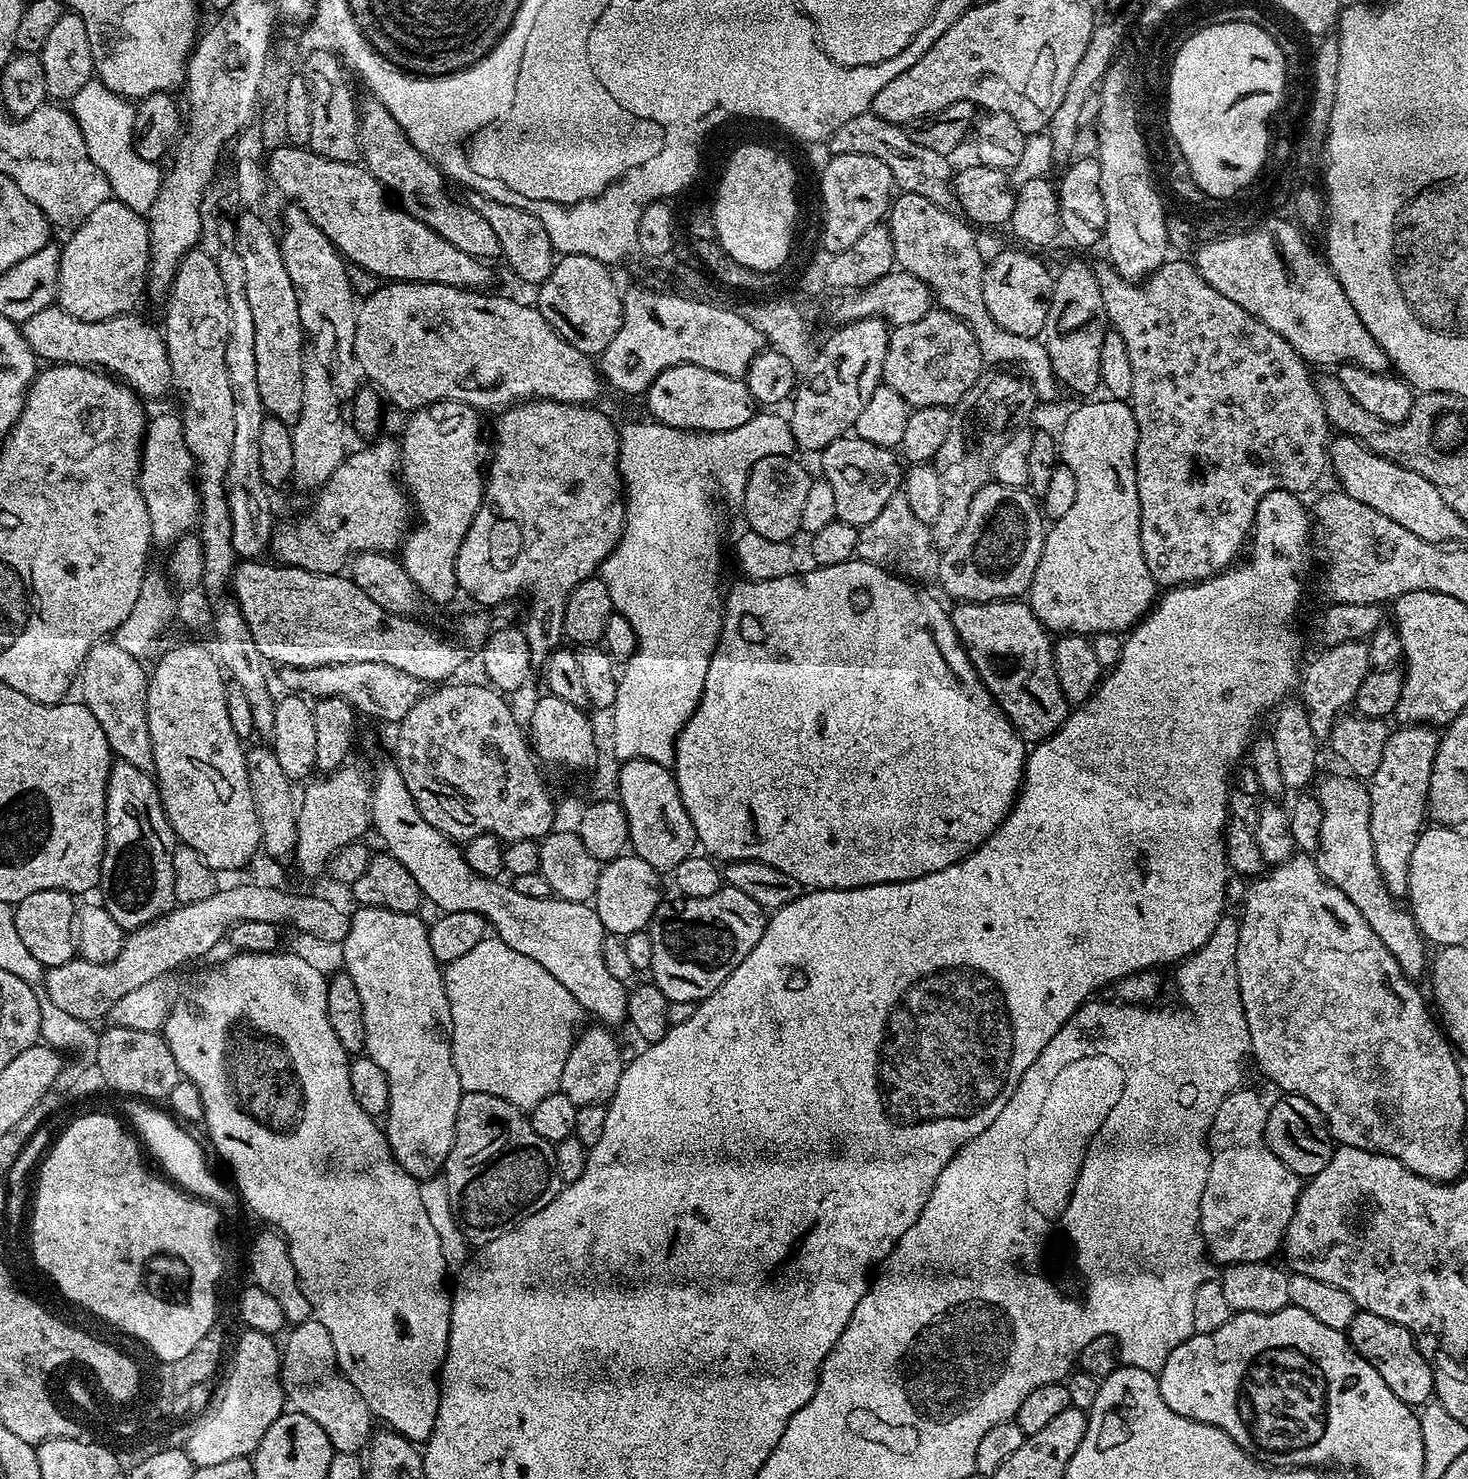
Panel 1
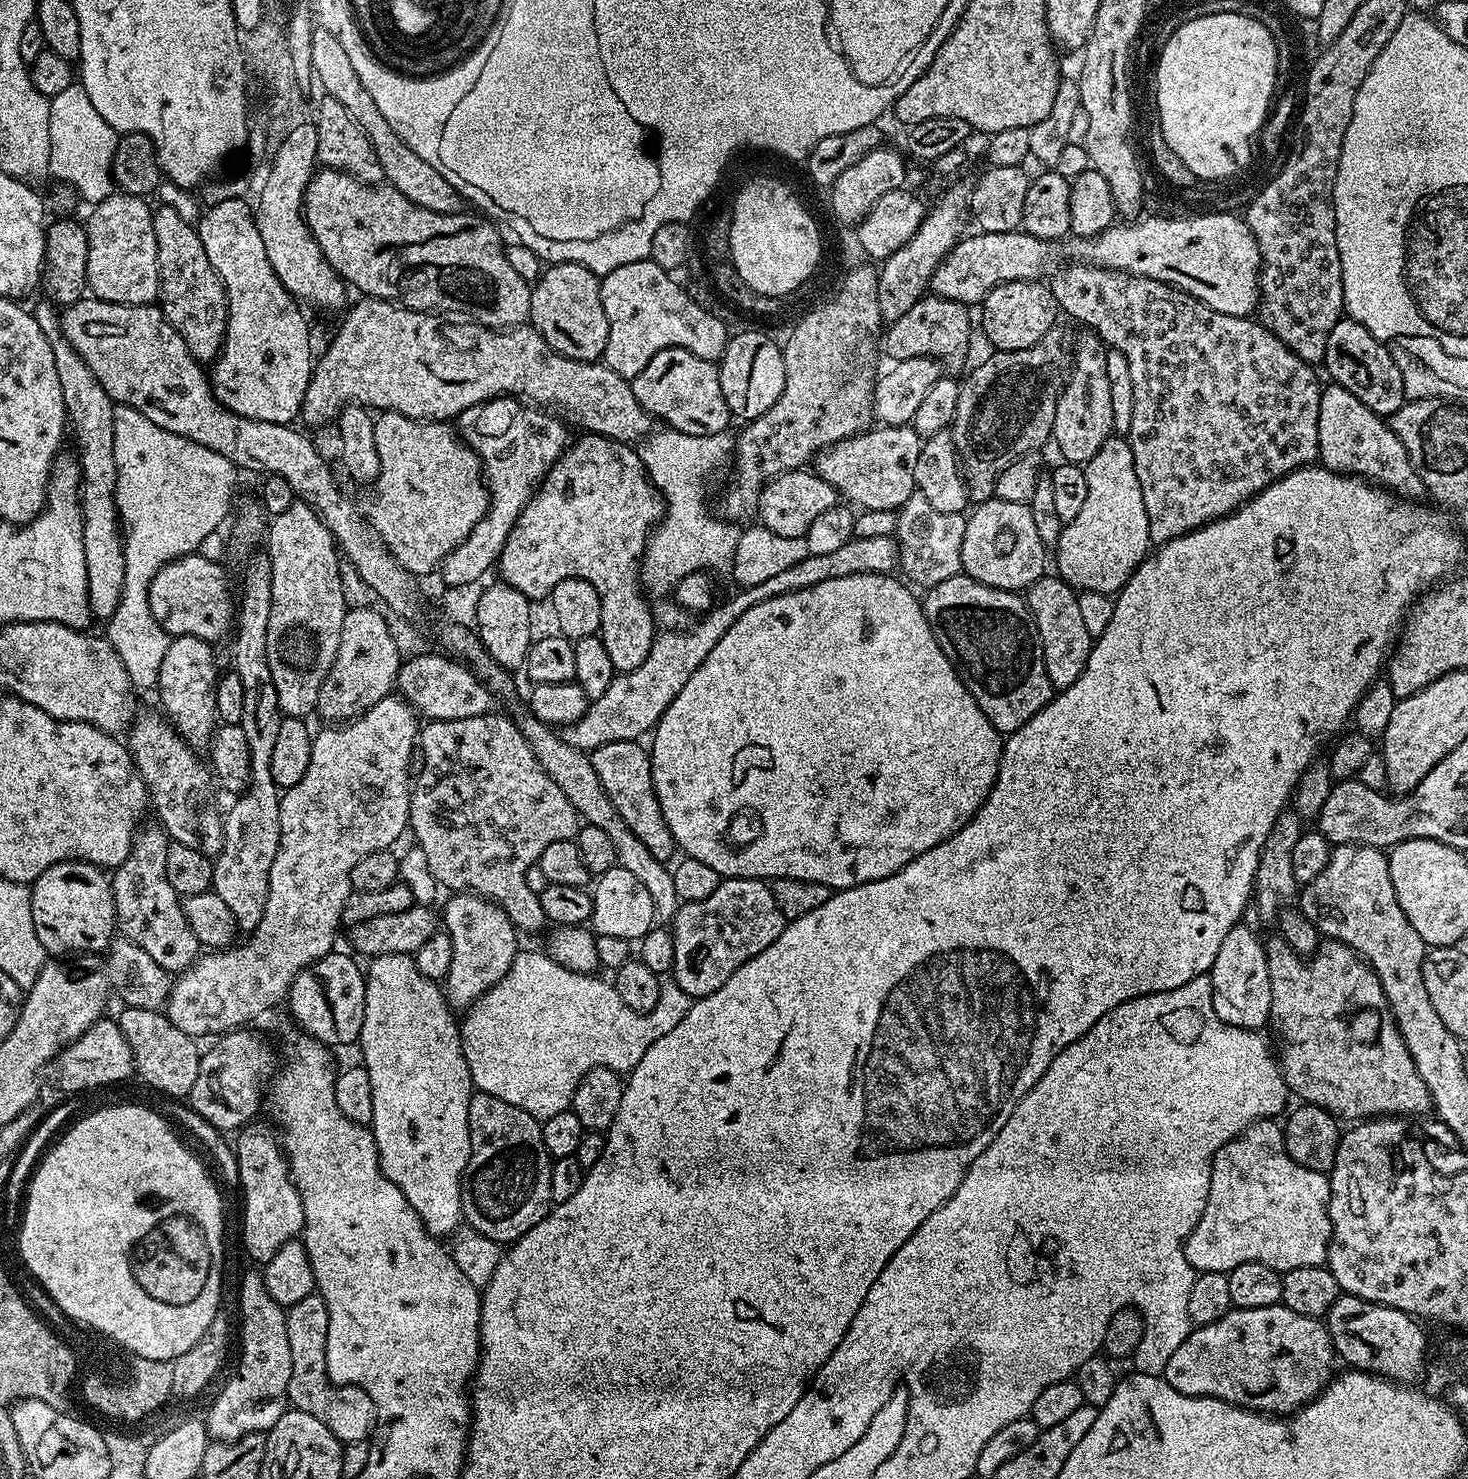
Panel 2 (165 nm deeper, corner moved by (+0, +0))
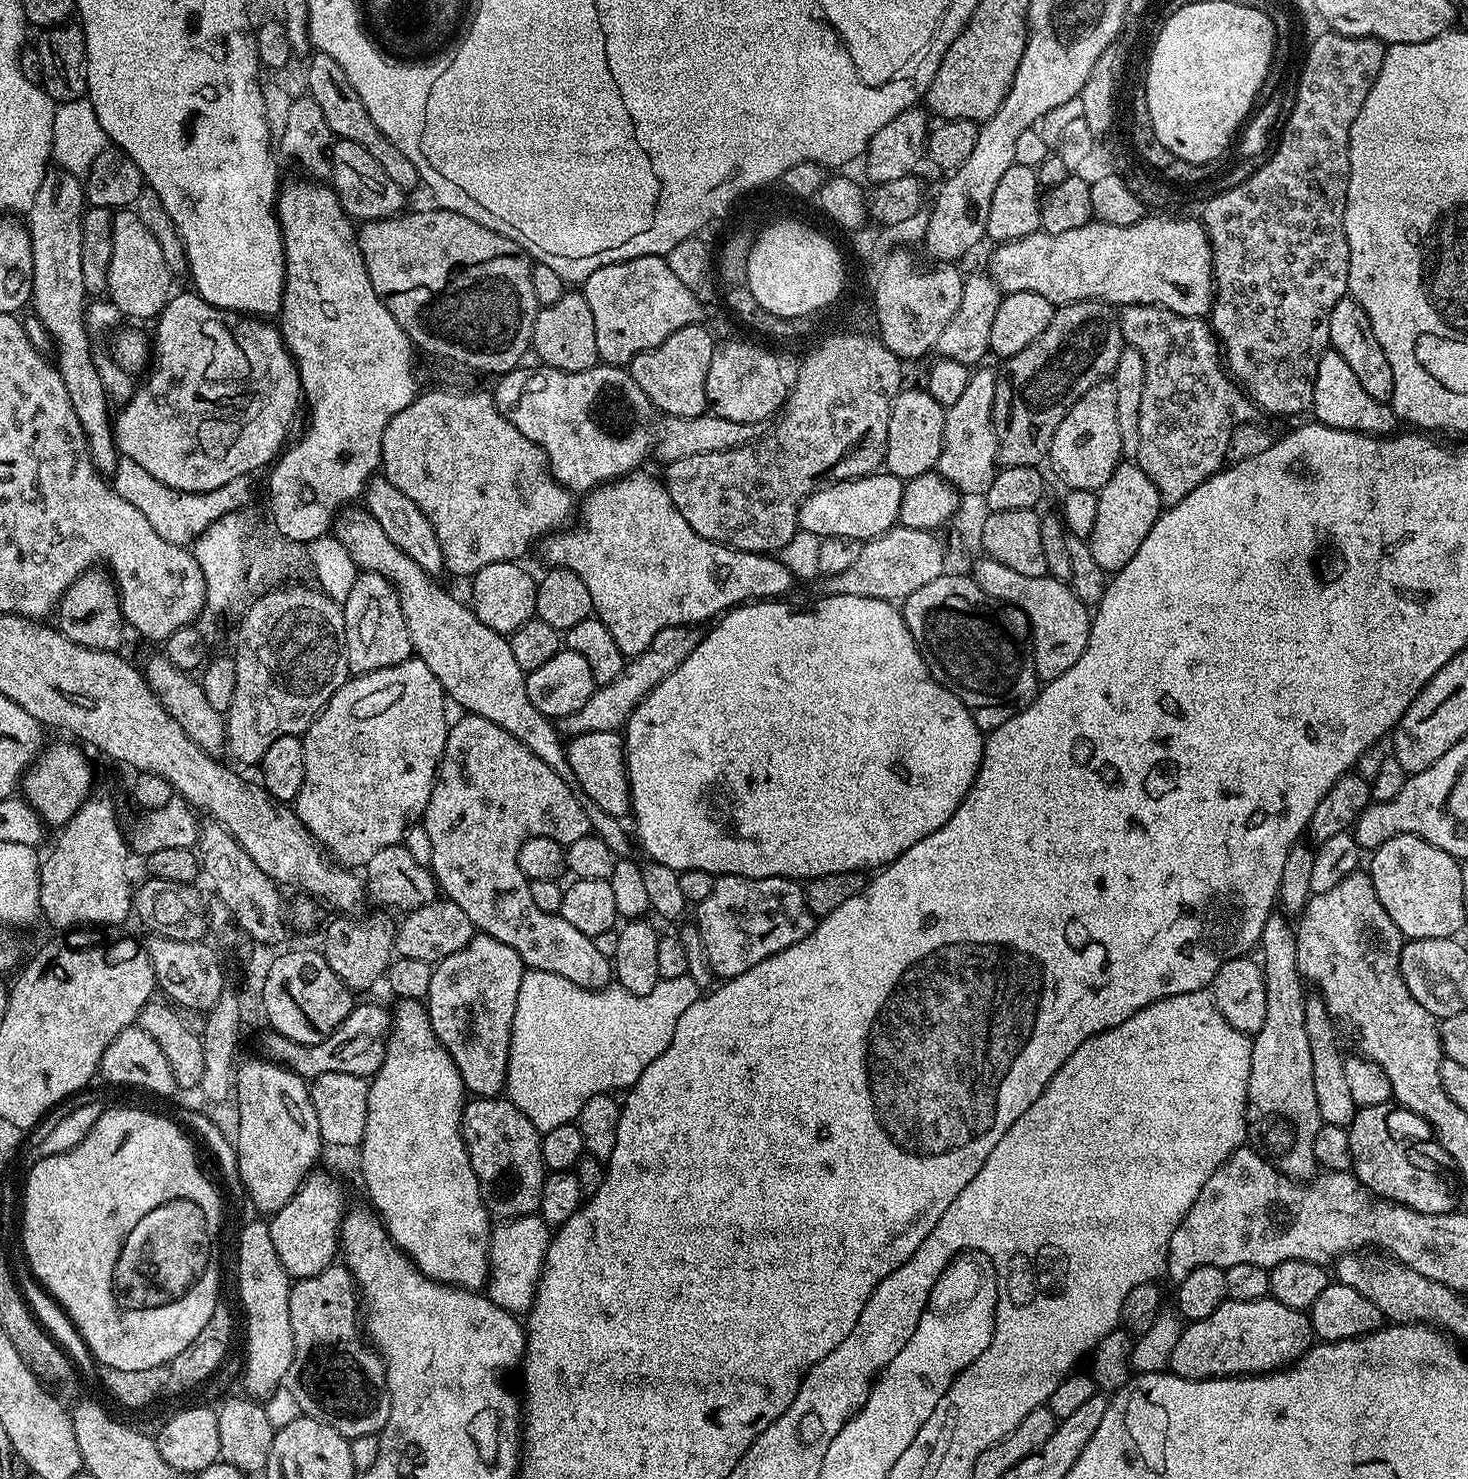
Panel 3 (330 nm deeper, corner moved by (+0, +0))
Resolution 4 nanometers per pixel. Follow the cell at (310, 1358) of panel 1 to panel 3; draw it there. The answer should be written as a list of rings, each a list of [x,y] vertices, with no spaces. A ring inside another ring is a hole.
[[[344,1266],[327,1268],[322,1270],[322,1274],[314,1274],[314,1278],[295,1281],[288,1289],[288,1297],[290,1330],[294,1334],[294,1358],[288,1371],[287,1392],[293,1395],[303,1415],[338,1430],[338,1434],[342,1434],[347,1441],[362,1438],[362,1434],[377,1435],[390,1418],[392,1395],[388,1392],[384,1362],[379,1352],[362,1339],[358,1327],[358,1289],[352,1273]]]

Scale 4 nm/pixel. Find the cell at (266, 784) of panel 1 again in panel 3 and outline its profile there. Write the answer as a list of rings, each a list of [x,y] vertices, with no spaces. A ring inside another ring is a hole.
[[[163,654],[150,657],[142,664],[142,671],[144,680],[152,693],[159,698],[160,705],[170,714],[170,718],[174,718],[174,722],[178,722],[178,726],[182,726],[182,730],[186,730],[186,738],[190,738],[190,742],[194,742],[203,752],[219,757],[228,743],[226,716],[210,706],[206,699],[206,690],[202,690],[199,679],[174,666],[174,662],[170,662],[170,658]]]

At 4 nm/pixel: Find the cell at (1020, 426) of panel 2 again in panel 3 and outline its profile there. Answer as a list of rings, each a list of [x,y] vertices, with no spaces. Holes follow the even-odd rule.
[[[1079,300],[1073,304],[1059,305],[1054,318],[1050,318],[1050,326],[1046,326],[1046,330],[1042,330],[1042,334],[1026,346],[1026,350],[1018,350],[1018,354],[1007,357],[1003,361],[1004,369],[999,369],[992,411],[999,463],[1006,468],[1039,465],[1039,460],[1043,461],[1048,455],[1058,422],[1066,418],[1070,406],[1074,406],[1074,402],[1078,402],[1090,386],[1111,377],[1114,366],[1118,366],[1118,354],[1122,354],[1125,346],[1120,317],[1113,305],[1102,300]]]

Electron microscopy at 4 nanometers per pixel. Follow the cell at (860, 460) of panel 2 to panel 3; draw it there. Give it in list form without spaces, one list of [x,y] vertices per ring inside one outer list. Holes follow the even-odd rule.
[[[905,387],[896,395],[890,414],[890,430],[888,431],[887,471],[893,476],[907,478],[923,472],[933,471],[942,454],[942,434],[944,433],[944,407],[923,387]]]

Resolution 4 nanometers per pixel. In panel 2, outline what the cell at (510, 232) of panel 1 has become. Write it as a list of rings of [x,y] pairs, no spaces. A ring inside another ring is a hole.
[[[316,26],[313,27],[312,32],[313,37],[309,42],[310,62],[315,79],[319,86],[321,84],[325,88],[323,91],[327,95],[333,96],[338,102],[342,102],[342,106],[346,106],[350,118],[354,118],[354,122],[358,122],[366,138],[370,138],[370,146],[374,146],[378,154],[378,162],[382,162],[384,180],[391,187],[397,188],[406,198],[410,198],[410,202],[426,210],[434,210],[438,214],[454,214],[461,211],[466,204],[462,193],[454,186],[450,186],[450,182],[446,182],[442,174],[438,174],[435,164],[418,158],[418,154],[414,154],[414,150],[410,150],[410,146],[406,146],[402,138],[398,138],[390,122],[382,118],[382,110],[378,110],[374,98],[370,98],[370,90],[362,86],[354,65],[350,63],[350,57],[342,47],[342,42],[338,42],[338,38],[334,38],[334,34],[330,34],[330,30],[325,28]]]

